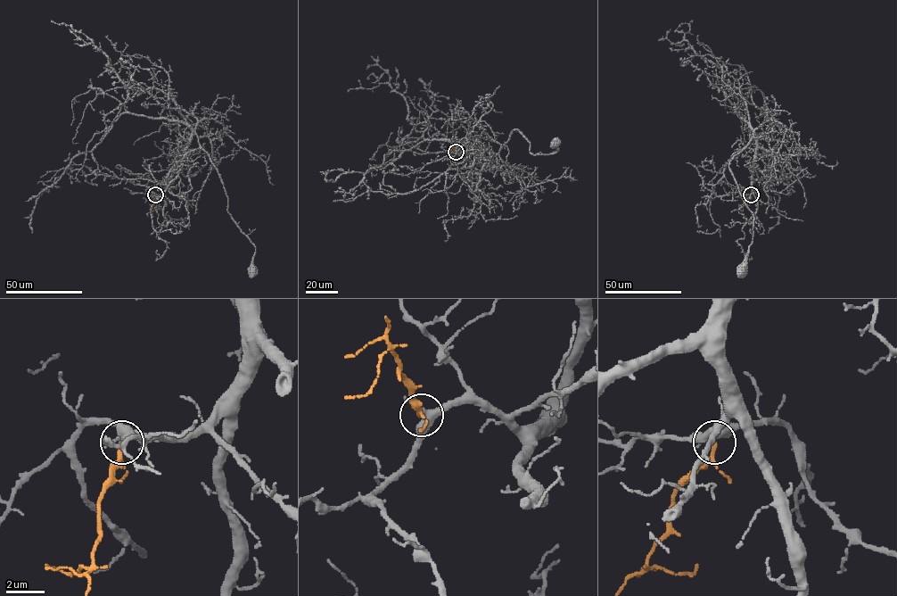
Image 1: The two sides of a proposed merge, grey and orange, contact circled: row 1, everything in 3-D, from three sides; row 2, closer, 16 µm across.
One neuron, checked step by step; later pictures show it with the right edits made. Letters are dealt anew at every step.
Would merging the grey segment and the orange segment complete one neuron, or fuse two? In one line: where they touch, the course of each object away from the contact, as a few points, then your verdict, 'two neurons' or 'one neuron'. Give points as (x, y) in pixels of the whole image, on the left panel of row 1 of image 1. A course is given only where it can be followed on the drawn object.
at (155, 194); grey runs (156, 194), (165, 189), (168, 173), (193, 132), (223, 186), (227, 211), (255, 247), (252, 270); orange runs (156, 194), (152, 211); one neuron

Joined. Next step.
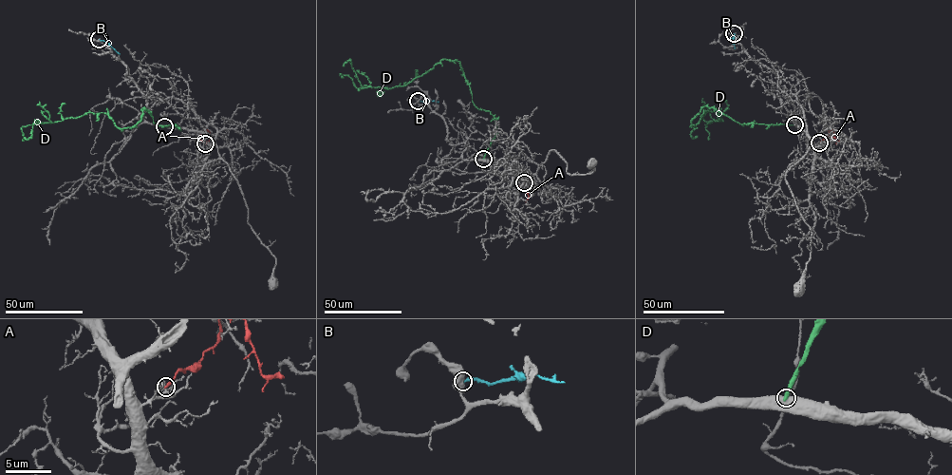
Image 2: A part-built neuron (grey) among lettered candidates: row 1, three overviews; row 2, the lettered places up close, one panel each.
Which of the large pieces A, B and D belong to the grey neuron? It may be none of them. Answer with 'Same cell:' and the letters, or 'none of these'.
Same cell: none of these

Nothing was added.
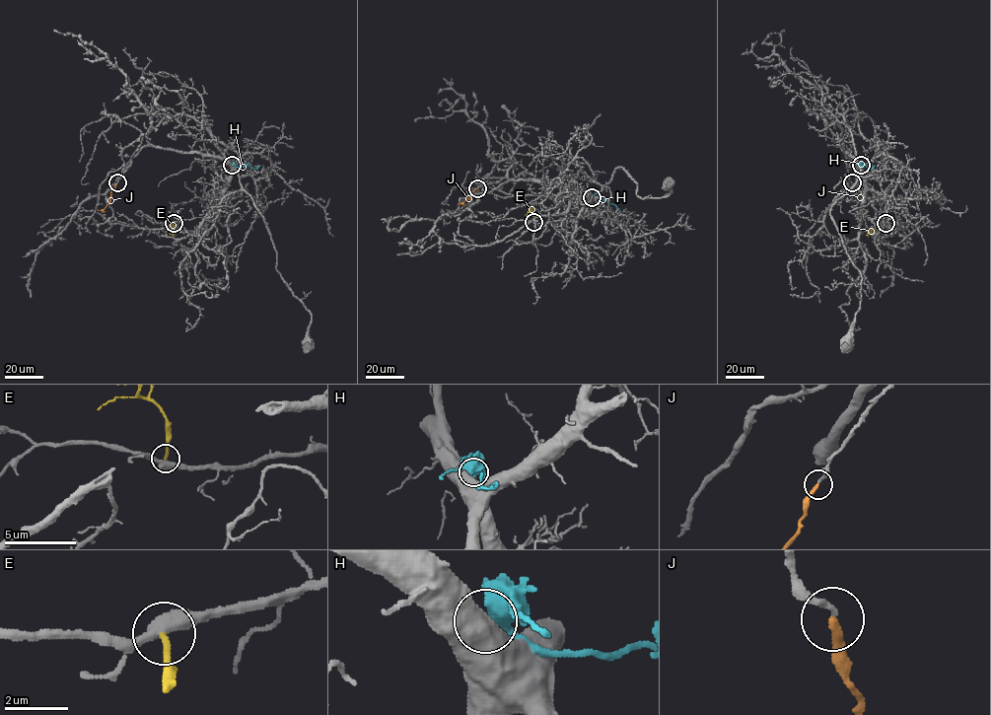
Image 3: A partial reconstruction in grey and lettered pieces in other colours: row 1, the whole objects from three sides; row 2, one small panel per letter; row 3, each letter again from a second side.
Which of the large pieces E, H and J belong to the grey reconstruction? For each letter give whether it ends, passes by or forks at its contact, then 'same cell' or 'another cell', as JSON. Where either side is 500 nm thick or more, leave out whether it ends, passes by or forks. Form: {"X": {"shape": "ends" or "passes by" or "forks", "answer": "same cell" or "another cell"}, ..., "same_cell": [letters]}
{"E": {"shape": "ends", "answer": "another cell"}, "H": {"answer": "another cell"}, "J": {"shape": "ends", "answer": "same cell"}, "same_cell": ["J"]}

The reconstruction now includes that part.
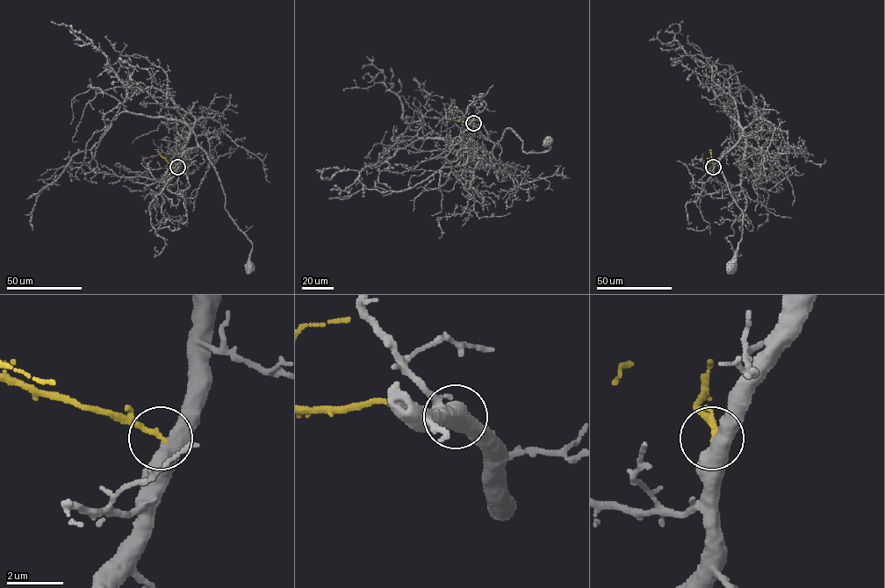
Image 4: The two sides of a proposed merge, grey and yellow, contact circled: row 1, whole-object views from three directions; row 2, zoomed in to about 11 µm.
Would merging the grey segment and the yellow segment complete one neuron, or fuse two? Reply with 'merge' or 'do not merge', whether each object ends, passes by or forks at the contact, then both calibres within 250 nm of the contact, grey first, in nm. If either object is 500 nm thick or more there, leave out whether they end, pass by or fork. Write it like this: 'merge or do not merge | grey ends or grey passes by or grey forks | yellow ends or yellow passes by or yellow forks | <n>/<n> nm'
do not merge | 550/200 nm

